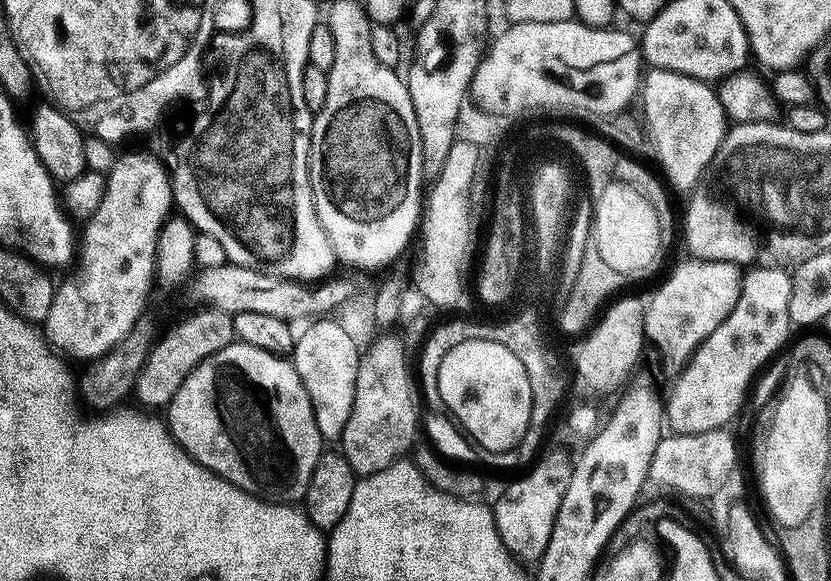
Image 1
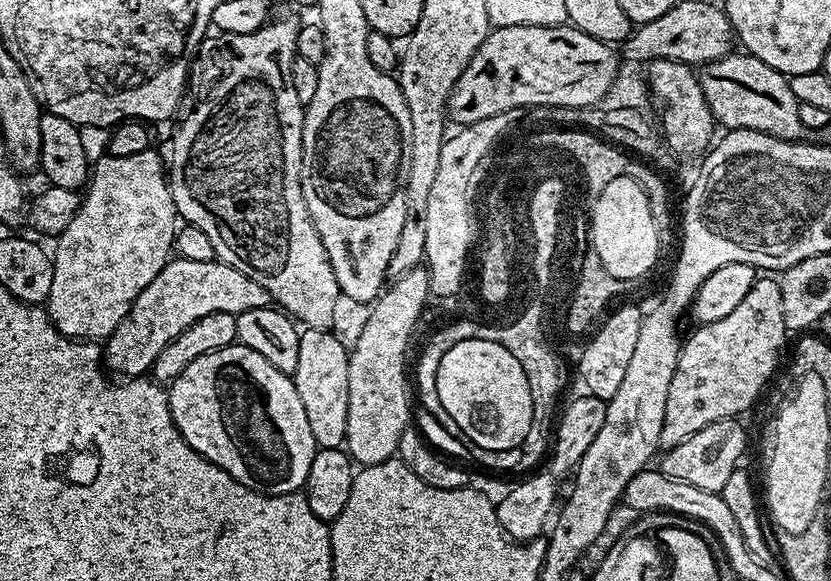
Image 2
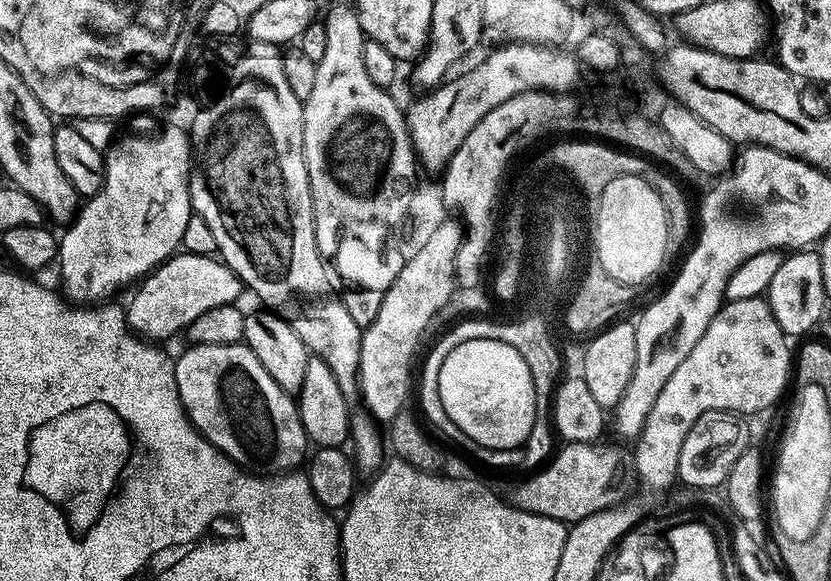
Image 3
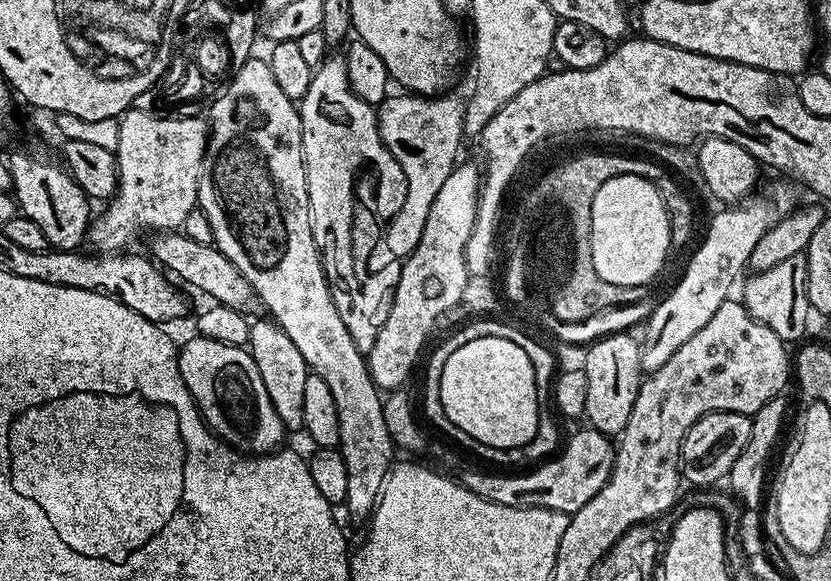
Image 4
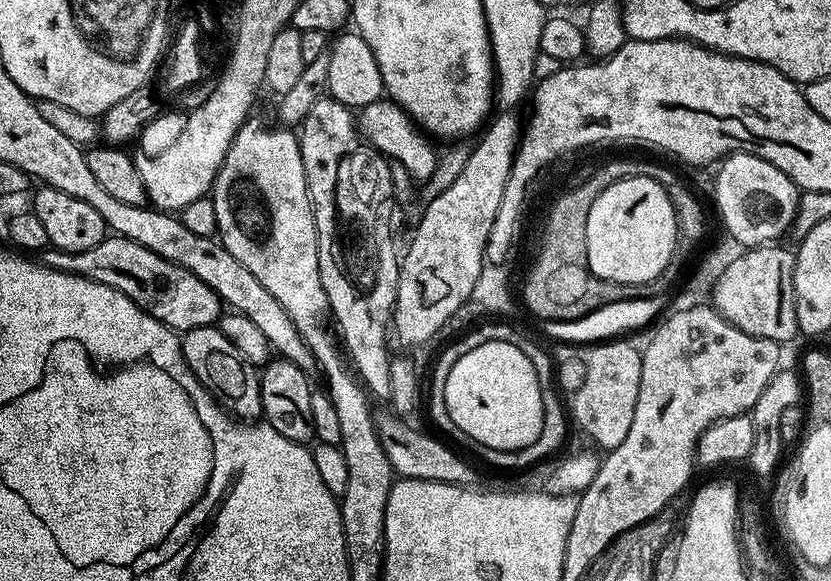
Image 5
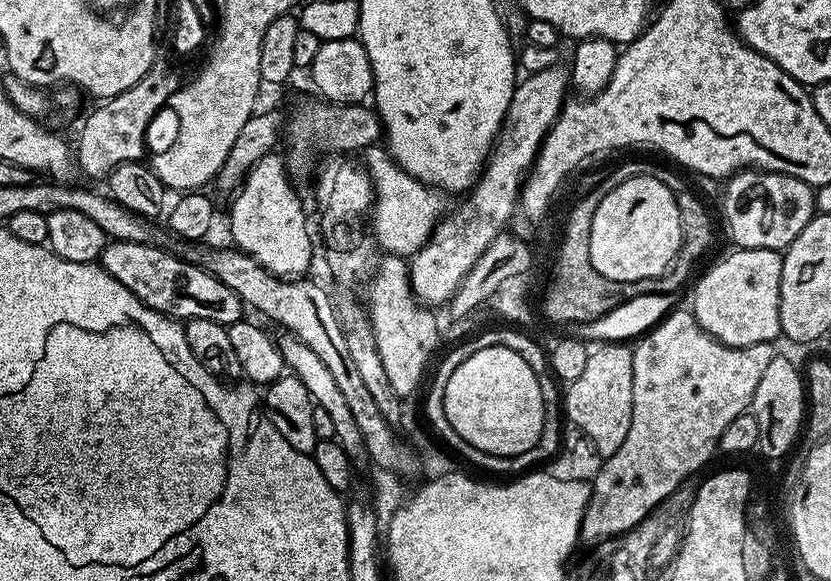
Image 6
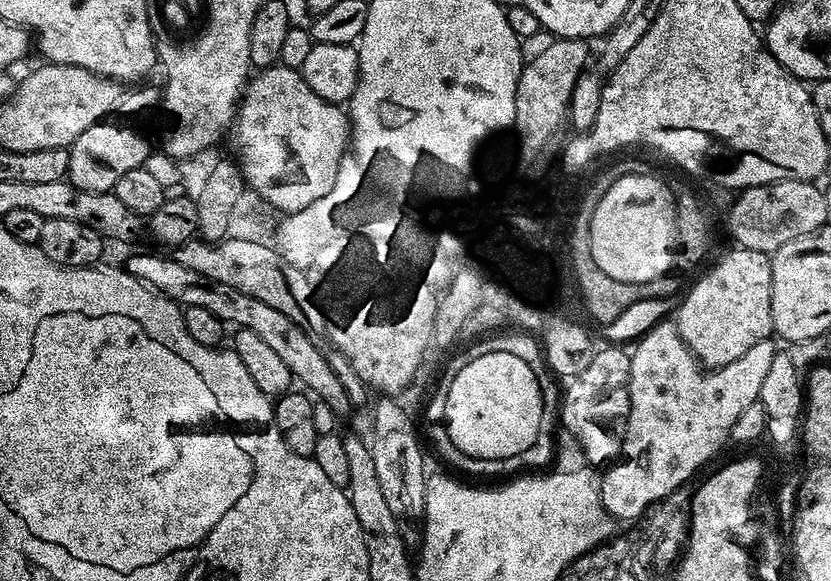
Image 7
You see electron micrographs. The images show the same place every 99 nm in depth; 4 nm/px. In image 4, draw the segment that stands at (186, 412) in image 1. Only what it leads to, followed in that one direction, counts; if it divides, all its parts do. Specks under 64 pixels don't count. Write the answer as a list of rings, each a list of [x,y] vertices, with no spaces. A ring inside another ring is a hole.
[[[199,334],[193,335],[193,340],[188,340],[179,349],[178,355],[180,357],[180,373],[182,374],[182,382],[186,382],[186,390],[190,390],[190,394],[194,398],[194,402],[198,406],[200,416],[205,422],[208,423],[209,428],[224,441],[225,444],[232,445],[238,452],[251,454],[253,456],[262,456],[265,454],[272,454],[277,451],[276,448],[284,440],[286,429],[284,427],[284,419],[278,414],[278,410],[274,406],[274,402],[270,402],[270,394],[266,394],[266,386],[262,383],[262,374],[258,374],[258,366],[254,366],[254,358],[251,351],[247,347],[230,345],[224,341],[211,340],[209,337]]]

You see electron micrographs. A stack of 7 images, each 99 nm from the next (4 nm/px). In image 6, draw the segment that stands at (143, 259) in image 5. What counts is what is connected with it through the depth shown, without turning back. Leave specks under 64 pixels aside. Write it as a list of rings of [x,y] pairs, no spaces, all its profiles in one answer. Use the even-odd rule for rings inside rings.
[[[113,240],[105,243],[98,263],[110,275],[118,278],[118,282],[122,282],[122,286],[126,286],[126,290],[130,290],[130,294],[137,296],[147,308],[170,316],[177,322],[206,318],[210,322],[229,326],[245,319],[246,305],[238,294],[234,294],[234,290],[230,290],[230,286],[223,284],[199,263],[185,260],[179,255],[171,256],[154,245],[152,242],[139,244]]]

